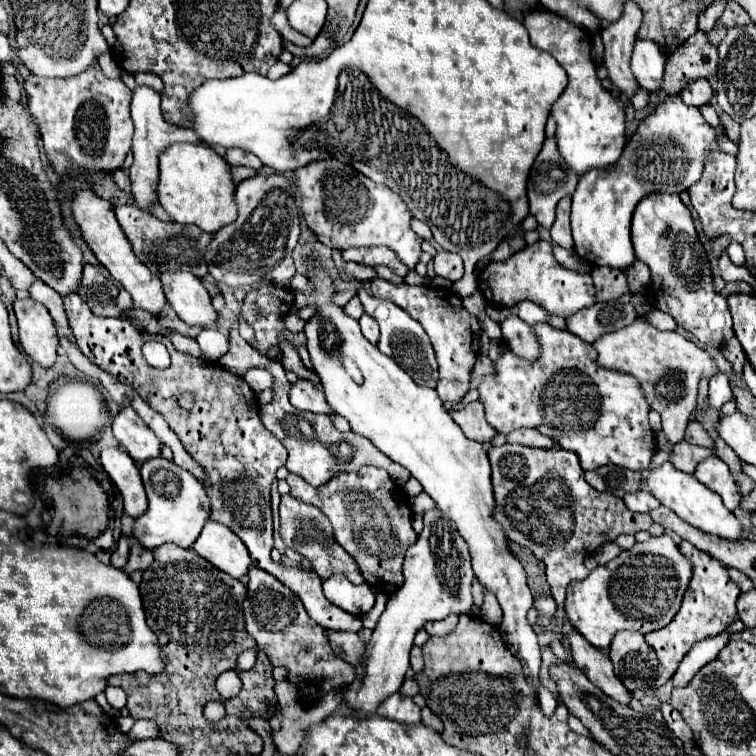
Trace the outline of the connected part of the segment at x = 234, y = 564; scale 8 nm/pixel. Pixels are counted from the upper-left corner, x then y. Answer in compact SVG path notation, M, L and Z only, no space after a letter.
M211 519L205 523L193 549L211 565L235 579L243 577L251 565L251 557L247 555L247 547L243 547L241 539L231 529L221 523L213 523Z

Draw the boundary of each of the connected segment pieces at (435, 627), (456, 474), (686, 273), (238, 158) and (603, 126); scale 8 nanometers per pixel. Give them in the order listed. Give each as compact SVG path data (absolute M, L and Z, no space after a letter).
M449 615L447 619L441 619L441 621L429 621L425 625L425 631L429 635L439 635L439 637L445 637L449 635L457 625L457 615Z
M315 265L309 269L309 283L315 287L315 293L305 297L297 291L295 309L303 309L305 305L319 307L319 311L305 325L305 335L313 369L323 383L327 403L337 415L349 421L351 431L367 437L389 459L403 465L423 485L423 491L437 503L437 507L453 519L459 535L469 545L477 579L495 593L503 609L503 623L499 625L499 631L515 657L523 663L523 673L529 685L537 691L541 653L537 635L527 623L527 611L533 605L533 595L527 587L521 563L509 553L507 537L501 531L501 525L493 519L495 501L485 447L469 441L449 415L433 415L433 389L411 383L413 379L391 357L383 355L377 345L369 343L363 337L359 323L345 315L343 307L331 303L331 295L335 293L331 277Z
M651 193L643 197L633 213L631 235L637 259L651 269L653 305L675 317L677 325L689 329L703 345L725 347L733 339L731 313L727 301L713 291L707 253L697 239L691 213L679 195Z
M229 149L229 151L225 151L223 159L225 159L231 167L237 167L237 165L253 167L253 169L261 169L261 167L263 167L263 163L261 163L255 155L247 153L247 151L241 151L241 149Z
M545 9L529 11L523 17L523 25L529 31L531 45L551 53L569 77L565 91L551 109L551 115L557 123L555 141L565 163L579 177L595 167L609 167L621 157L621 151L625 147L625 111L621 109L621 103L611 97L611 93L605 91L601 81L597 79L595 65L591 61L589 35L567 19Z

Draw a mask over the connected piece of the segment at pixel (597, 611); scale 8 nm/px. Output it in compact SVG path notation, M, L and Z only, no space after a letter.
M669 535L661 537L651 537L649 543L635 543L633 549L621 551L619 557L609 561L607 565L601 565L593 569L583 581L571 583L567 587L567 597L565 597L565 613L571 625L597 649L607 649L613 635L621 629L635 629L639 633L651 633L657 631L675 617L679 611L683 593L687 589L687 583L691 579L691 563L685 555L681 555L679 547L673 543Z

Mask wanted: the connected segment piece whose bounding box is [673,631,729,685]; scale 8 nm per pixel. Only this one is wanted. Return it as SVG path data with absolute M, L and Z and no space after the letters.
M723 631L717 637L711 639L701 639L699 643L695 643L695 647L683 657L679 669L675 671L675 685L685 685L691 681L691 677L703 667L707 665L711 659L715 659L719 655L719 651L725 647L725 643L729 641L729 633Z

